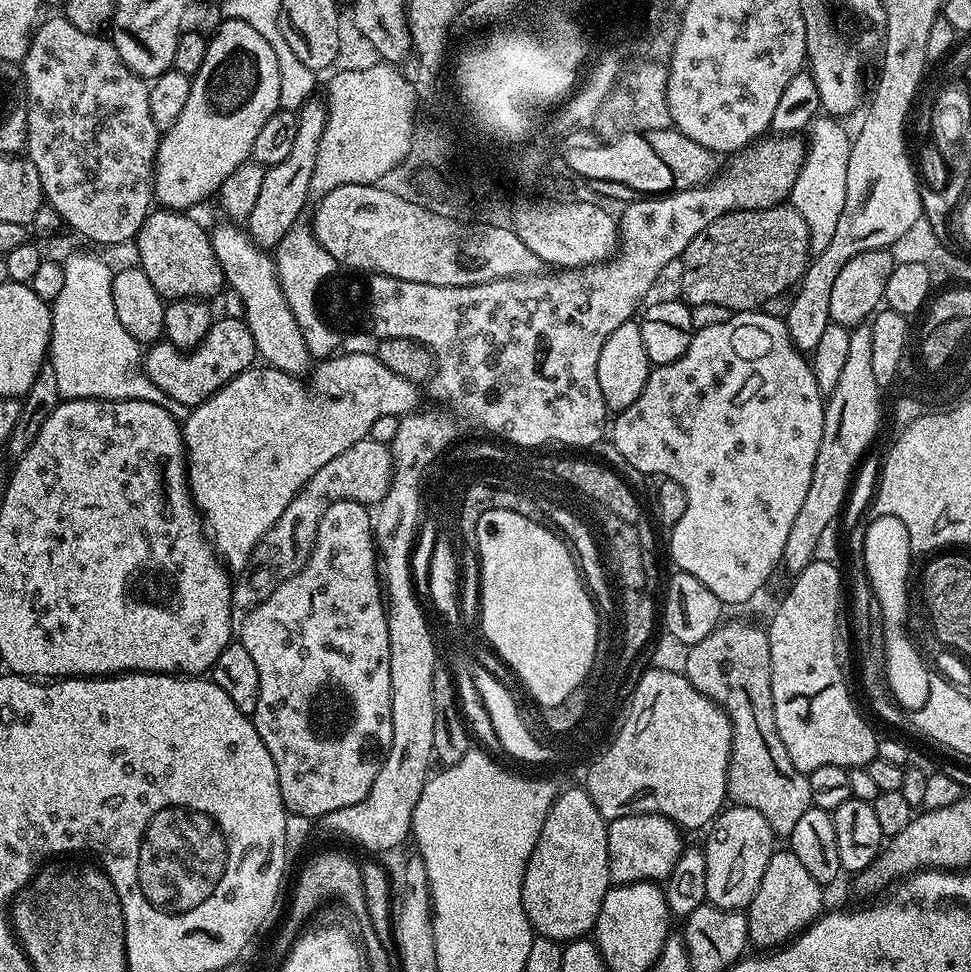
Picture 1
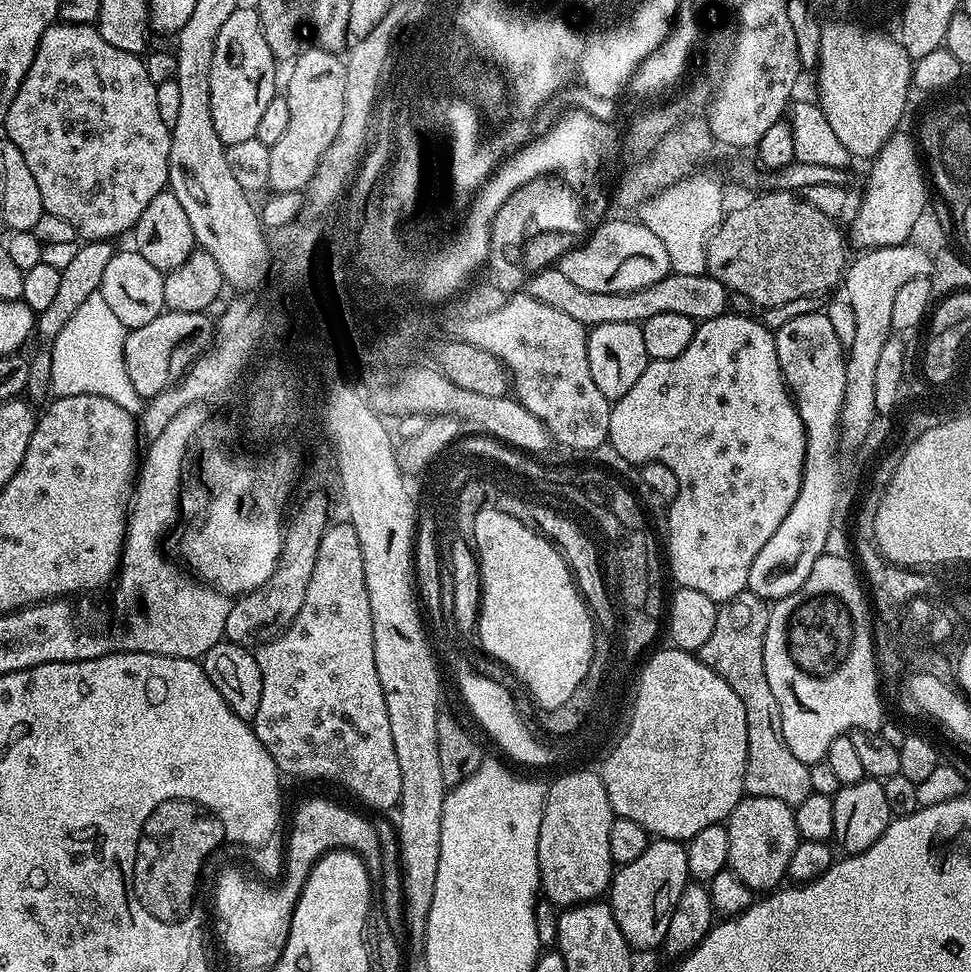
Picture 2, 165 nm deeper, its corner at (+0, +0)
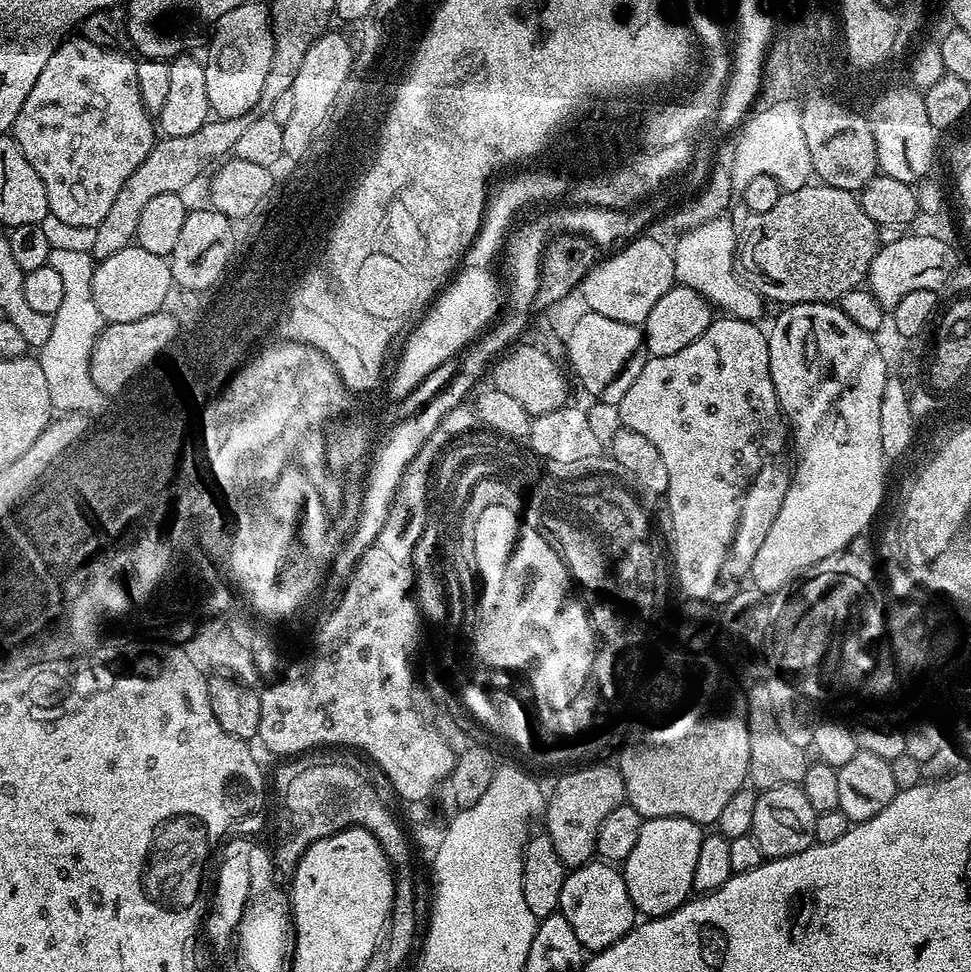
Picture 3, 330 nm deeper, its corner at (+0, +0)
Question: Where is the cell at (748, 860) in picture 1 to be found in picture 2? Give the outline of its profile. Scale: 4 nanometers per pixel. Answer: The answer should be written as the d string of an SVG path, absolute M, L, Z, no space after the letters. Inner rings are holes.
M745 795L738 806L734 806L726 823L730 834L728 867L753 893L773 891L787 877L790 854L794 854L801 841L793 805L778 798Z

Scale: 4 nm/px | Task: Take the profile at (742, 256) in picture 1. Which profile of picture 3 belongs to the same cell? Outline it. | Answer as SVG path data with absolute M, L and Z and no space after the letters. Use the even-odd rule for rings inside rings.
M809 182L806 186L802 186L793 192L784 192L778 198L778 202L774 202L774 206L765 212L754 212L747 217L749 220L742 226L742 239L738 244L738 264L742 269L743 275L746 277L747 283L757 290L765 301L777 300L780 306L789 304L824 304L825 302L839 301L842 294L846 294L850 290L861 287L868 279L868 271L870 270L870 262L874 262L874 254L876 249L882 243L882 237L879 236L878 226L866 214L866 210L862 210L860 201L855 191L846 189L835 189L834 186L826 185L821 182Z

